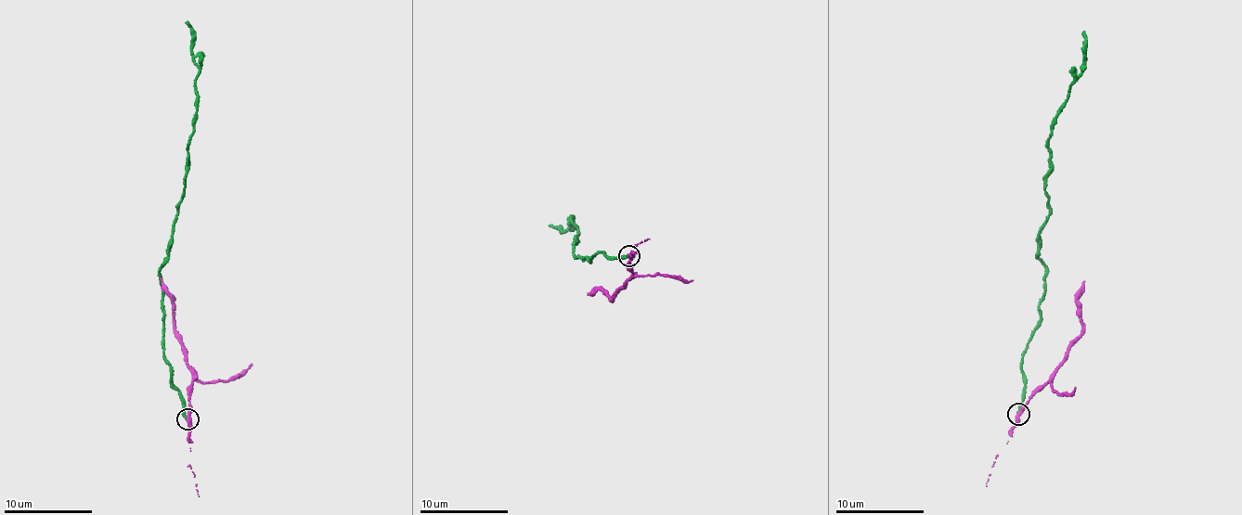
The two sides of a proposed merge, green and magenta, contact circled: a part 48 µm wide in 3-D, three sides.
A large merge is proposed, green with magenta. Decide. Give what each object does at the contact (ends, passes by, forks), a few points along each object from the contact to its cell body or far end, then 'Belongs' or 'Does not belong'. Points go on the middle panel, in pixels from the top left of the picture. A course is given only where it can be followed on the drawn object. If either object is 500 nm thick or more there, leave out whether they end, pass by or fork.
At the ring green ends. At the ring magenta passes by. Course of green: (628, 256), (575, 257), (578, 229), (571, 215), (563, 231), (548, 225). Course of magenta: (628, 256), (627, 267), (632, 275), (612, 300), (601, 290), (587, 295). Does not belong

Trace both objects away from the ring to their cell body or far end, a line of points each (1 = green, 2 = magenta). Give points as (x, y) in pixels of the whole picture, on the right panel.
1: (1019, 412), (1022, 359), (1041, 318), (1046, 271), (1040, 251), (1049, 139), (1081, 71), (1082, 32)
2: (1019, 414), (1037, 389), (1050, 379), (1081, 332), (1079, 302), (1085, 281)

